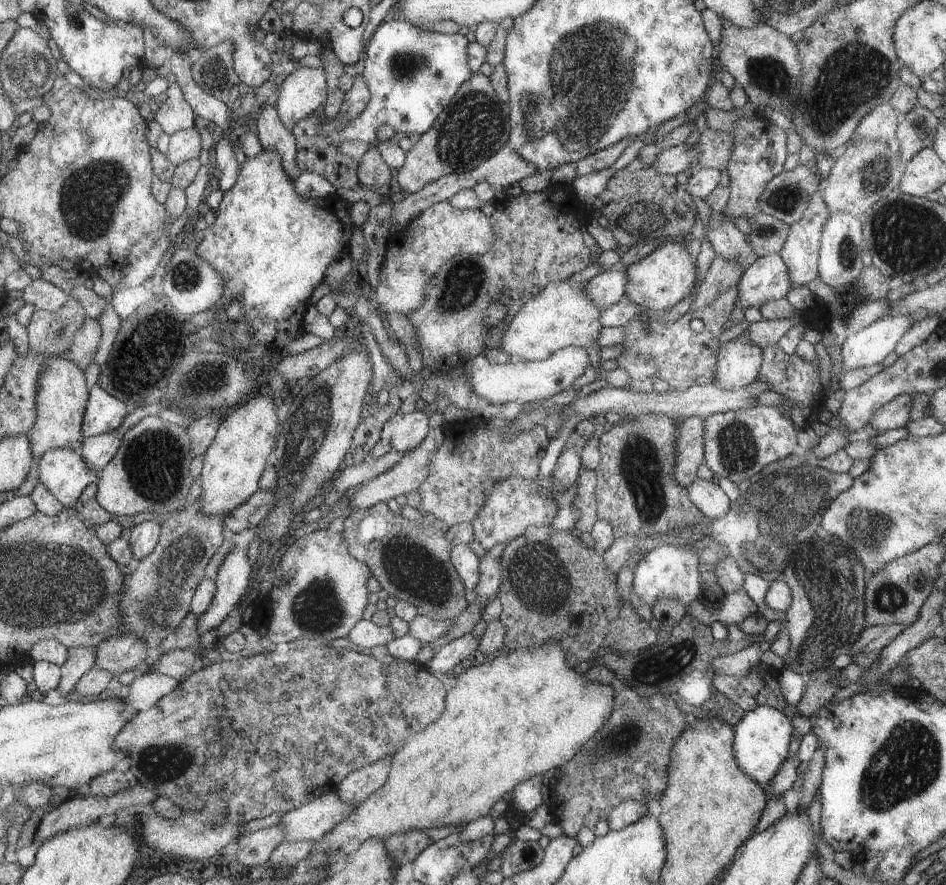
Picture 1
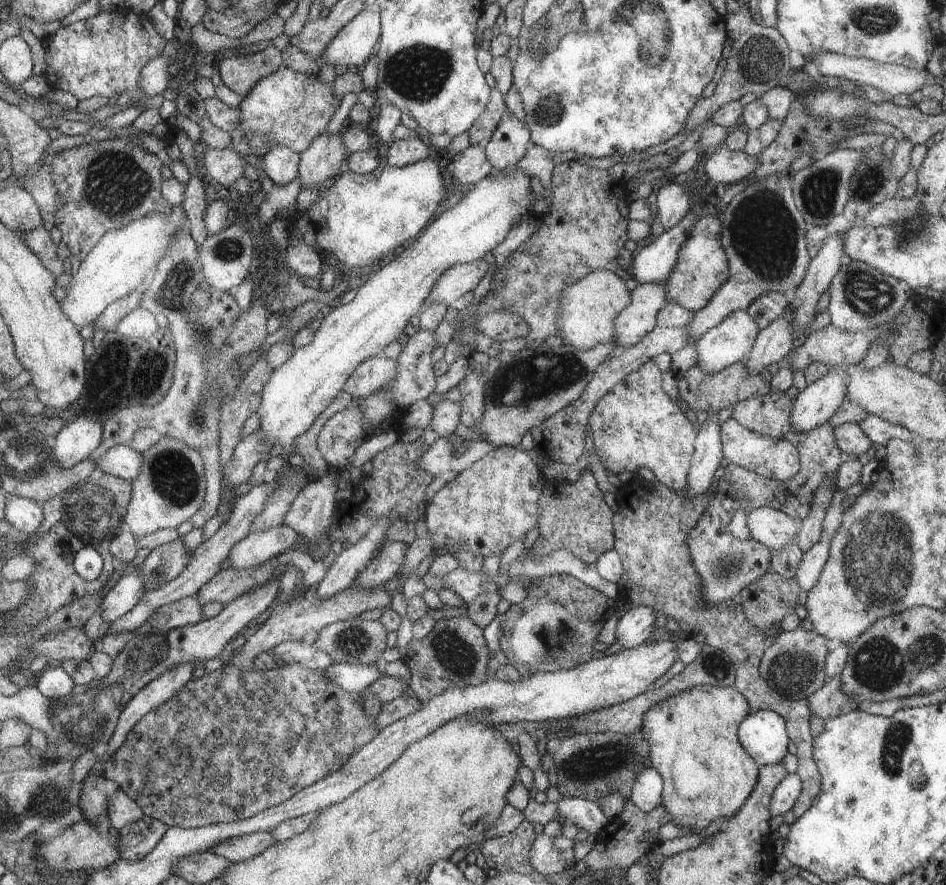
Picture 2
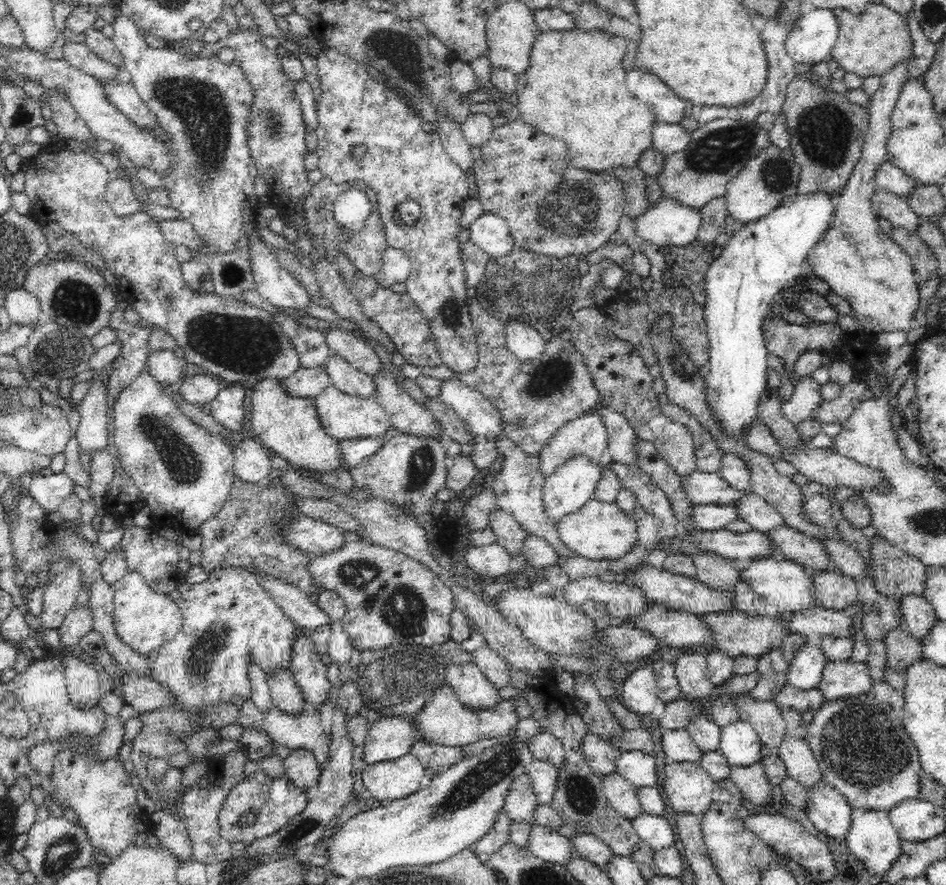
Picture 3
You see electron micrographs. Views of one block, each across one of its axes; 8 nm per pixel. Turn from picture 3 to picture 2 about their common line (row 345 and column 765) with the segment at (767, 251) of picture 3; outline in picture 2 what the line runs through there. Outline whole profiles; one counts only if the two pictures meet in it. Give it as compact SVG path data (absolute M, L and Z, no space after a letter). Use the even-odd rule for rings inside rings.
M760 709L750 713L738 727L737 735L746 752L762 766L782 763L788 748L785 717Z

